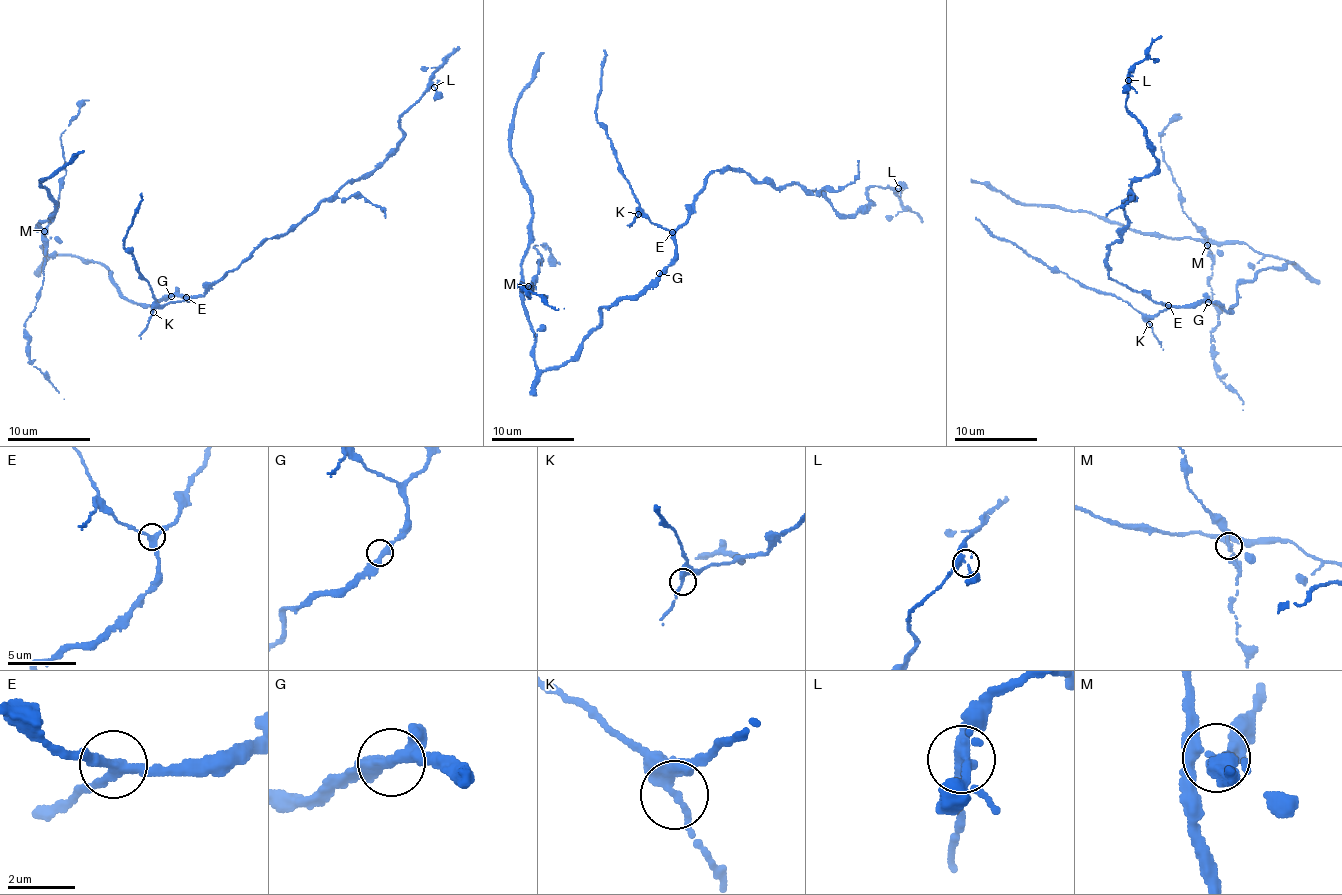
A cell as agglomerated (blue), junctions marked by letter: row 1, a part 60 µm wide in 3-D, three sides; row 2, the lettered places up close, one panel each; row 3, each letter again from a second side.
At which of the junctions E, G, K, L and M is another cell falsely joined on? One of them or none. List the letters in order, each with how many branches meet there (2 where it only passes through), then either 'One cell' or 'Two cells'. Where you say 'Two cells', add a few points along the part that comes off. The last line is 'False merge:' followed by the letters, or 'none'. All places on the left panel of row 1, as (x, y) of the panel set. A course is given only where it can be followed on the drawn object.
E: Branches: 3. One cell
G: Branches: 3. One cell
K: Branches: 3. One cell
L: Branches: 4. One cell
M: Branches: 4. Two cells. Course of the part to remove: (44, 230), (44, 269), (35, 309), (25, 321), (27, 352), (33, 367), (64, 399)
False merge: M

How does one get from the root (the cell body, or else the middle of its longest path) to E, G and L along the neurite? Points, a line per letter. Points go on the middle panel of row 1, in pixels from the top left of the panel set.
E: (643, 289), (659, 275), (676, 252), (676, 240), (672, 232)
G: (643, 289), (659, 273)
L: (643, 289), (672, 261), (674, 234), (715, 170), (798, 183), (841, 214), (871, 205), (871, 186), (898, 188)

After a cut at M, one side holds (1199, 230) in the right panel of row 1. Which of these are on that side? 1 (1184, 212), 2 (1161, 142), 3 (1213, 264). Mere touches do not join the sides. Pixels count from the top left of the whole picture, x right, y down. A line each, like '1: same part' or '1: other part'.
1: same part
2: same part
3: same part

